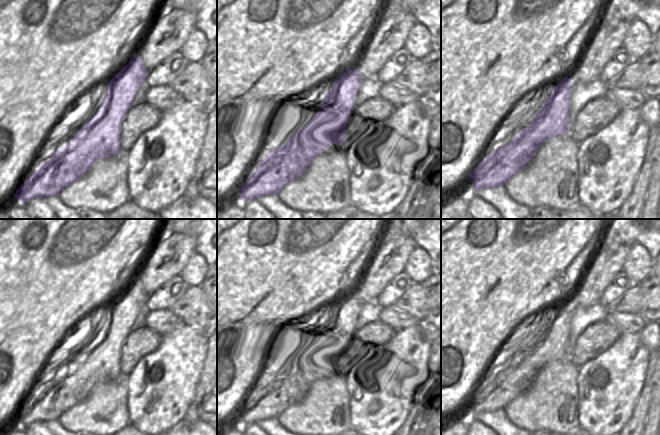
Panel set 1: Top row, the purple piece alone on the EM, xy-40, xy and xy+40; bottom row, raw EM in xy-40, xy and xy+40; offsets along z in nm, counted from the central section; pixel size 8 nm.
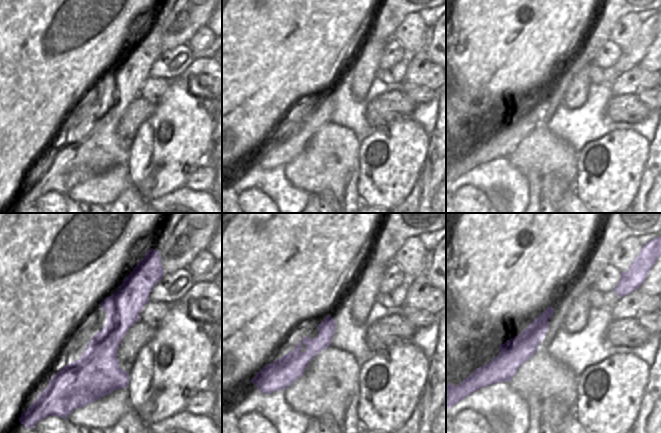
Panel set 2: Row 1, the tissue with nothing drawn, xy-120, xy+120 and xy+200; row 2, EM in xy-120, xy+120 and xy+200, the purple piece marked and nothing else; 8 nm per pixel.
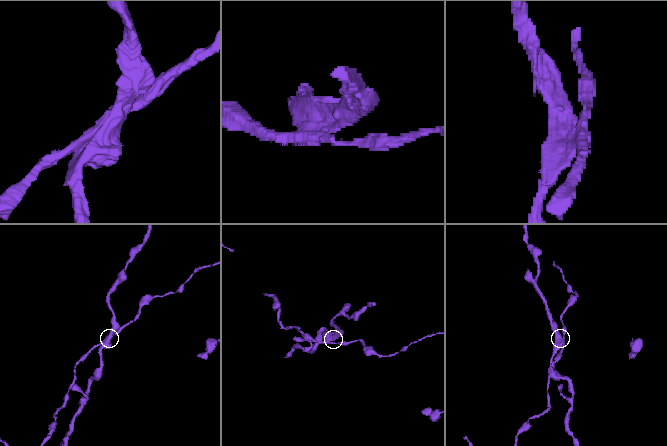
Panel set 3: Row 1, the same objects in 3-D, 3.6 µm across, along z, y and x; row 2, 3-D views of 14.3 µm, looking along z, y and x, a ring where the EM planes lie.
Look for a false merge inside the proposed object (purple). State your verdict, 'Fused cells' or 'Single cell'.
Fused cells.

